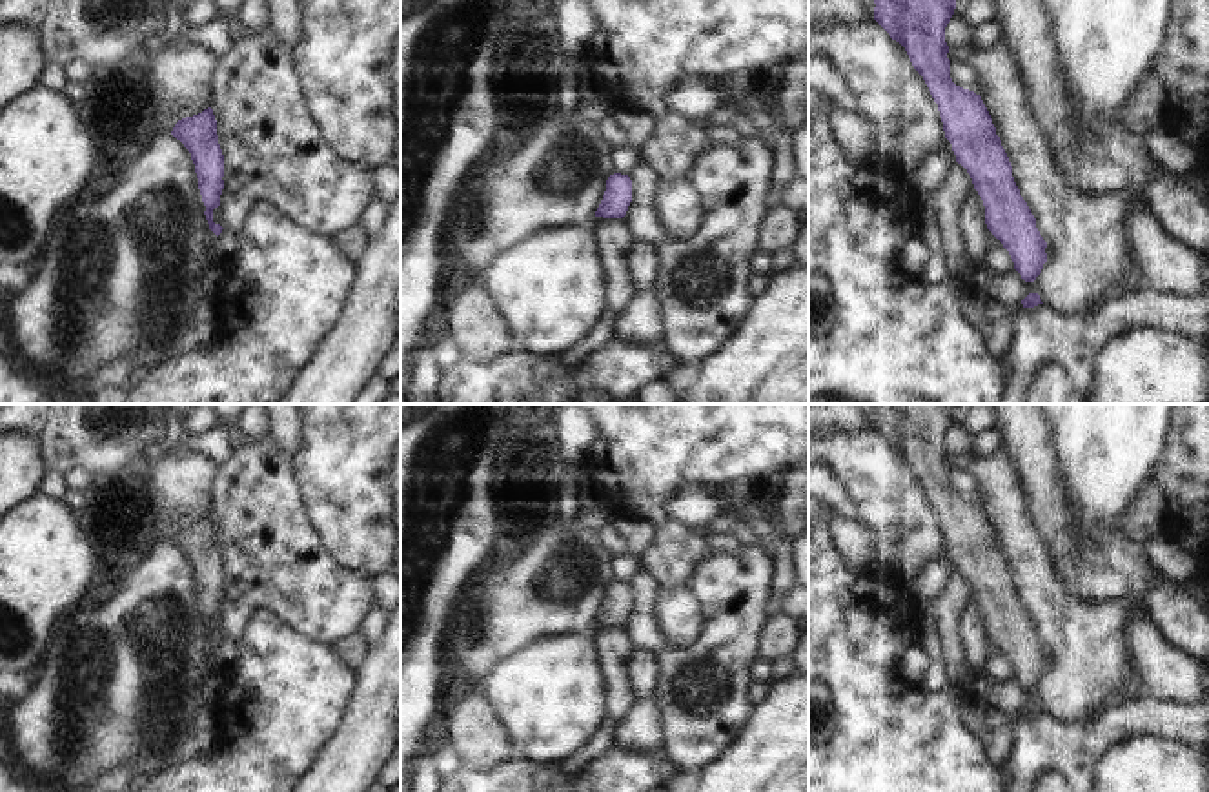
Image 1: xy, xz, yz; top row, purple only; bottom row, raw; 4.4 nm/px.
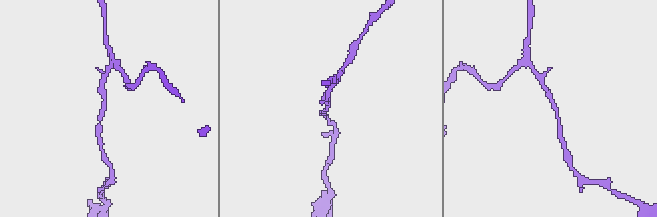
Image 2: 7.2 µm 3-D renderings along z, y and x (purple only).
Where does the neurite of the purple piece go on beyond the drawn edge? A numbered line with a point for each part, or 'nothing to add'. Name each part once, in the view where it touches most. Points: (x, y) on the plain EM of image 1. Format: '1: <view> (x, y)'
nothing to add

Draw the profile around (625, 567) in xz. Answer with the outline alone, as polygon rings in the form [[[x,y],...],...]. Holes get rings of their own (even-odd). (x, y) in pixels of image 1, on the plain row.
[[[614,555],[614,581],[628,583],[639,572],[639,555]]]

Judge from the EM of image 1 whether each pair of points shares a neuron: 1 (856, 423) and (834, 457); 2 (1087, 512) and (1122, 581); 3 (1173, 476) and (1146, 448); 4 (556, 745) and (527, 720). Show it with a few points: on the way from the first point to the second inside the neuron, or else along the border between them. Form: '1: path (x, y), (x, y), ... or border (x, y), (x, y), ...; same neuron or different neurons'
1: border (873, 426), (853, 436), (831, 434); different neurons
2: border (1071, 499), (1084, 543), (1122, 534); different neurons
3: border (1171, 423), (1162, 456), (1151, 476); different neurons
4: path (548, 738), (534, 723); same neuron

